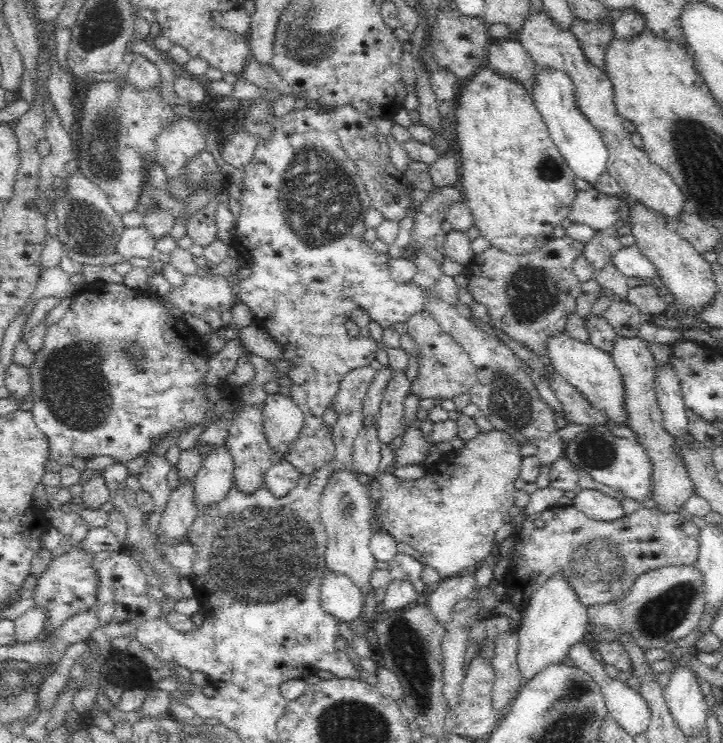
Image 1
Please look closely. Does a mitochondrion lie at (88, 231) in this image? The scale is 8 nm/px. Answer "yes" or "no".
yes

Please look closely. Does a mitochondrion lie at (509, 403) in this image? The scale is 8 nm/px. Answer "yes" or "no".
yes

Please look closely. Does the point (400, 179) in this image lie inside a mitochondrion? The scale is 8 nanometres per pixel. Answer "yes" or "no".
no

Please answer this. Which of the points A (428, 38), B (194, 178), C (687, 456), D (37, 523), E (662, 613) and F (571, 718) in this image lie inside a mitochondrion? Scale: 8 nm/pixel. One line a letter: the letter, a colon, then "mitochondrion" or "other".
A: other
B: mitochondrion
C: other
D: other
E: mitochondrion
F: mitochondrion

